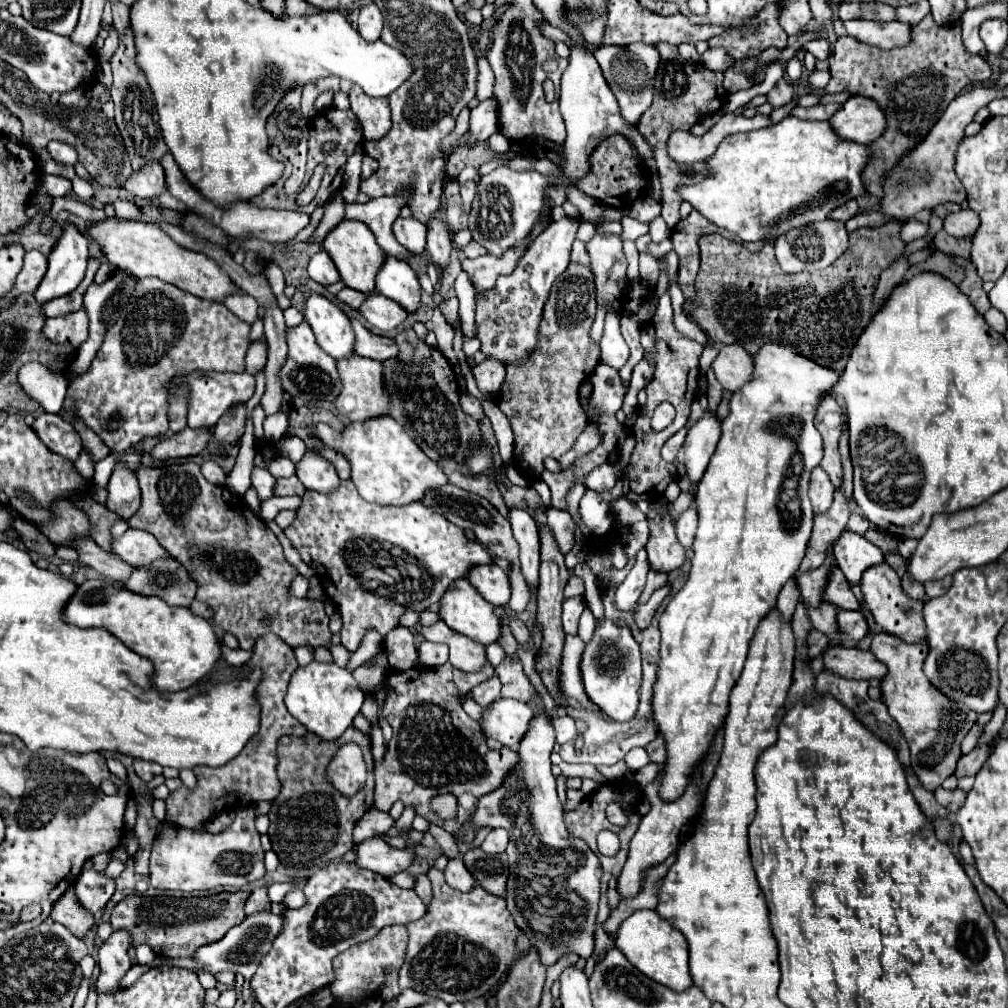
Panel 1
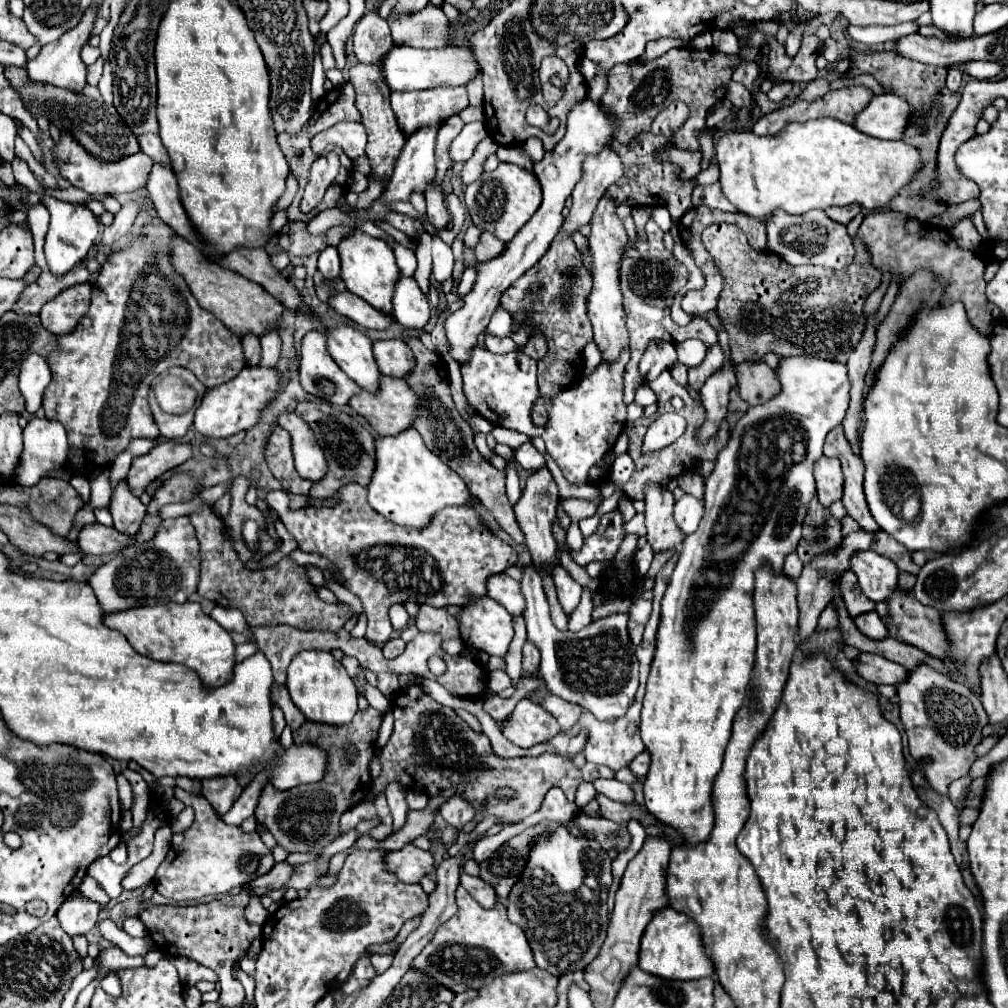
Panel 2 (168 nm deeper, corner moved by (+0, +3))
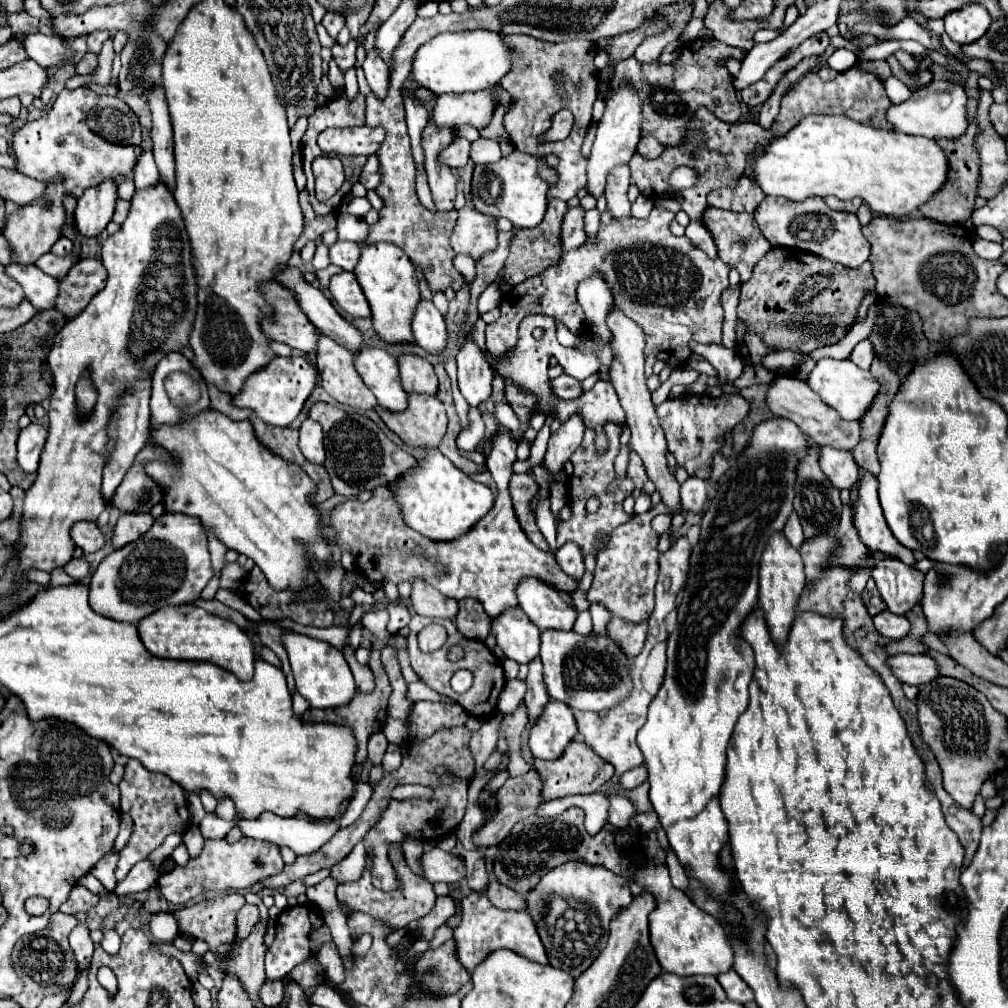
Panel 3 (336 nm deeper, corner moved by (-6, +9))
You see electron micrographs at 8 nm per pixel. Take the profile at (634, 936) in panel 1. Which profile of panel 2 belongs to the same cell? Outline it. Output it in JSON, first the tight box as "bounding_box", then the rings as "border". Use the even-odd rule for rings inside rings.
{"bounding_box":[638,907,714,981],"border":[[[666,907],[664,911],[654,911],[640,943],[638,967],[646,973],[652,973],[662,979],[678,979],[678,981],[694,981],[700,977],[710,977],[714,973],[710,959],[704,953],[702,937],[694,921],[688,915]]]}

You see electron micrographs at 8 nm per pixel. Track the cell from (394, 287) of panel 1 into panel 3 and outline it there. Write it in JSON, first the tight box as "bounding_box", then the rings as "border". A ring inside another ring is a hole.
{"bounding_box":[412,301,448,355],"border":[[[420,301],[414,319],[412,331],[416,343],[430,355],[442,355],[448,345],[448,331],[440,311],[430,301]]]}

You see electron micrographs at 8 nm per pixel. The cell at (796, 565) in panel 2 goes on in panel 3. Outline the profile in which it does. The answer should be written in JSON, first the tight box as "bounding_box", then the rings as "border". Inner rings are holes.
{"bounding_box":[784,511,804,549],"border":[[[792,511],[792,517],[788,519],[788,525],[784,525],[784,535],[788,537],[788,541],[794,549],[800,549],[800,545],[804,541],[804,535],[802,535],[802,525],[800,525],[800,519],[798,519],[796,511]]]}

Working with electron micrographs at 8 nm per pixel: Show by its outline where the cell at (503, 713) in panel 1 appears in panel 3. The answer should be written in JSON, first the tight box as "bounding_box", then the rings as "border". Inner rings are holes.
{"bounding_box":[530,701,578,761],"border":[[[550,701],[530,731],[530,749],[536,759],[554,761],[578,733],[574,713],[560,701]]]}

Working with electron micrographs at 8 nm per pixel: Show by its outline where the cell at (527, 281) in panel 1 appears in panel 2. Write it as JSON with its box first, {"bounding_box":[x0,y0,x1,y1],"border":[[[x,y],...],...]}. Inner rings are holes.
{"bounding_box":[562,145,622,237],"border":[[[606,145],[600,155],[588,157],[584,161],[584,177],[572,191],[572,207],[562,223],[562,231],[572,237],[582,225],[588,225],[604,191],[614,185],[622,175],[622,161],[610,149],[610,145]]]}

